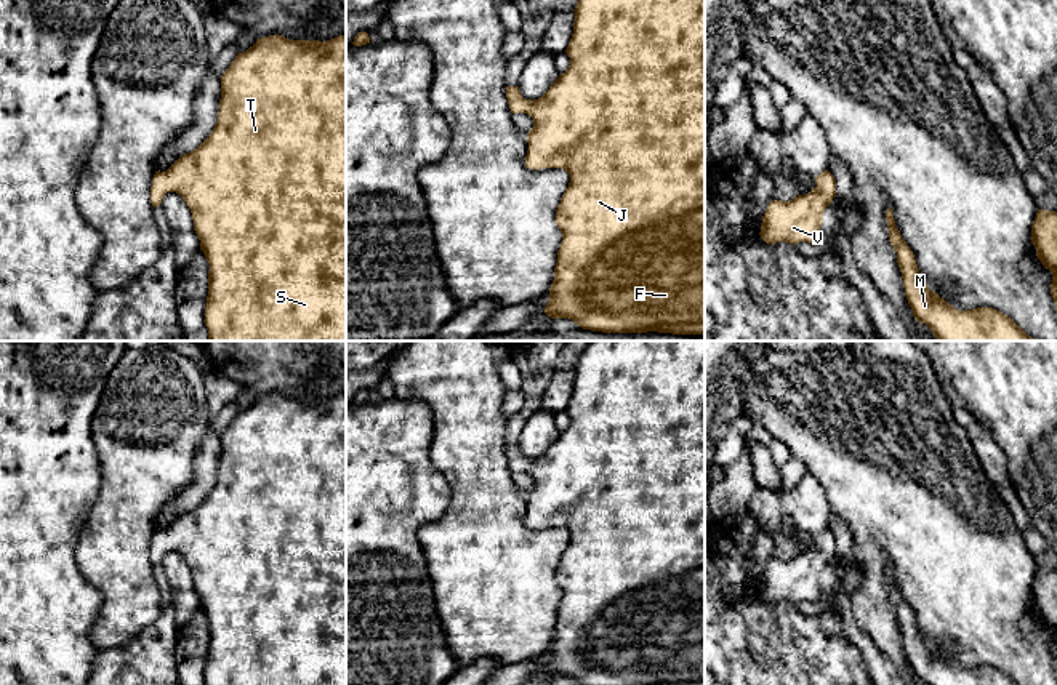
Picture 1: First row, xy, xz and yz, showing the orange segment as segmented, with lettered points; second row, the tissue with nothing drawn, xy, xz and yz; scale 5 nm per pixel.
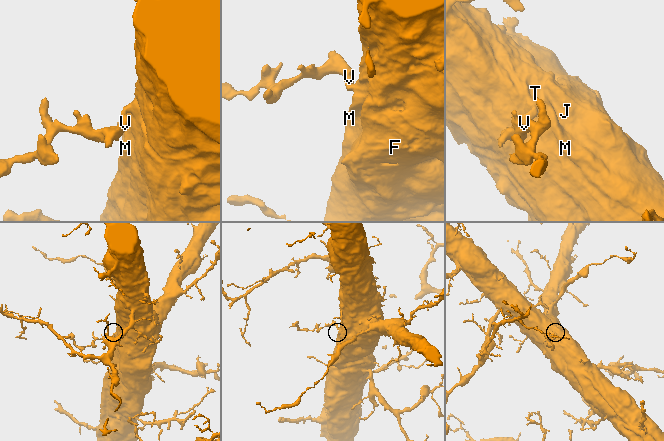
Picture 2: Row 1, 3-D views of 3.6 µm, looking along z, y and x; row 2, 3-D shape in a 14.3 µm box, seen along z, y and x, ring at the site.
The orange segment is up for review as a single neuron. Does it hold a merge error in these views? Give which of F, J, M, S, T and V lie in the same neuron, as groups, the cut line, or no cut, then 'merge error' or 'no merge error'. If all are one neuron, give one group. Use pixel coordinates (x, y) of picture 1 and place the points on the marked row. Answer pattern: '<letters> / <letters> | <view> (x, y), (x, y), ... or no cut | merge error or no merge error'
F J M S T V | no cut | no merge error

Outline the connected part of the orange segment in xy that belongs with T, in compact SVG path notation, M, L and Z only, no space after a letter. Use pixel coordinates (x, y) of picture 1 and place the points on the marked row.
M346 34L327 42L269 35L239 53L221 75L218 122L210 136L167 171L155 171L151 187L154 208L160 206L167 192L179 194L191 208L200 250L210 264L205 306L208 341L346 341Z

